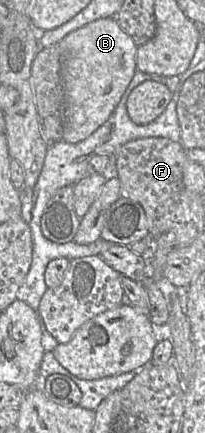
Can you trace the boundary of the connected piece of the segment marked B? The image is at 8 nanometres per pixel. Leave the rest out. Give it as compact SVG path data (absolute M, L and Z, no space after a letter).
M113 17L90 22L58 44L65 104L62 140L78 143L103 125L119 104L137 70L138 46Z

